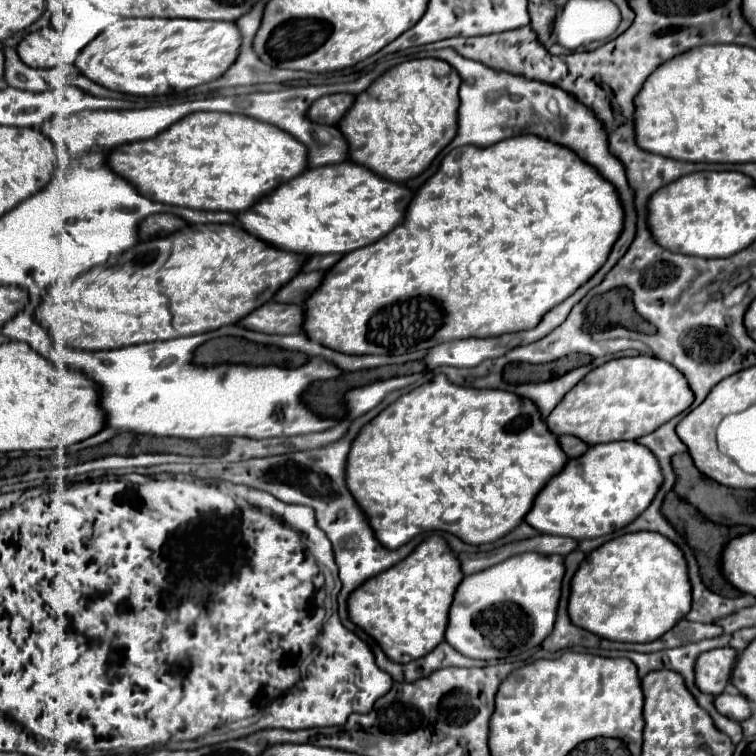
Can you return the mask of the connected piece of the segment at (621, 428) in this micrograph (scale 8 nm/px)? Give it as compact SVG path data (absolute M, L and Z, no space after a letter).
M654 356L616 358L586 374L546 418L556 436L572 434L586 444L638 440L666 424L694 402L684 374Z

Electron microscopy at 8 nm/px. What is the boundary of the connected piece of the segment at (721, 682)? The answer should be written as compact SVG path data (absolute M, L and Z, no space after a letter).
M718 648L702 654L696 662L696 682L700 690L706 694L722 694L726 684L730 682L730 674L734 670L738 652L734 648Z

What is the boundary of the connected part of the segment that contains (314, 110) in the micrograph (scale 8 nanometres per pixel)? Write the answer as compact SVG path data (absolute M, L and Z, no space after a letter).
M330 94L330 96L322 96L322 98L318 98L310 106L308 116L310 116L312 122L336 126L344 118L344 114L352 108L352 104L354 104L354 96L352 94Z

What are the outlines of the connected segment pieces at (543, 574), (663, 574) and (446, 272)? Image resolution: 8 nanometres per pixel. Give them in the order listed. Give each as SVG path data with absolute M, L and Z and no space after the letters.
M524 552L466 576L450 608L446 642L460 654L480 660L506 658L512 652L536 648L554 630L564 572L562 556Z
M634 532L618 536L590 552L586 560L580 564L578 572L572 578L570 602L568 602L570 620L576 626L600 638L616 642L652 642L666 634L670 628L674 628L676 622L682 620L692 606L692 586L688 578L684 552L658 532Z
M534 134L514 136L492 146L460 146L454 148L440 164L438 172L416 192L414 202L410 202L410 210L406 210L406 226L396 226L394 232L386 234L378 242L364 246L362 250L354 250L346 254L338 264L334 264L322 282L322 286L306 300L310 306L310 314L306 314L306 330L310 338L330 346L332 350L344 354L404 354L414 350L428 350L436 344L460 338L488 338L500 336L508 332L528 330L538 326L542 316L572 296L582 284L586 284L608 260L612 246L620 238L624 230L624 208L614 184L610 184L602 174L578 158L574 150L562 144L554 144L546 138L538 138Z

